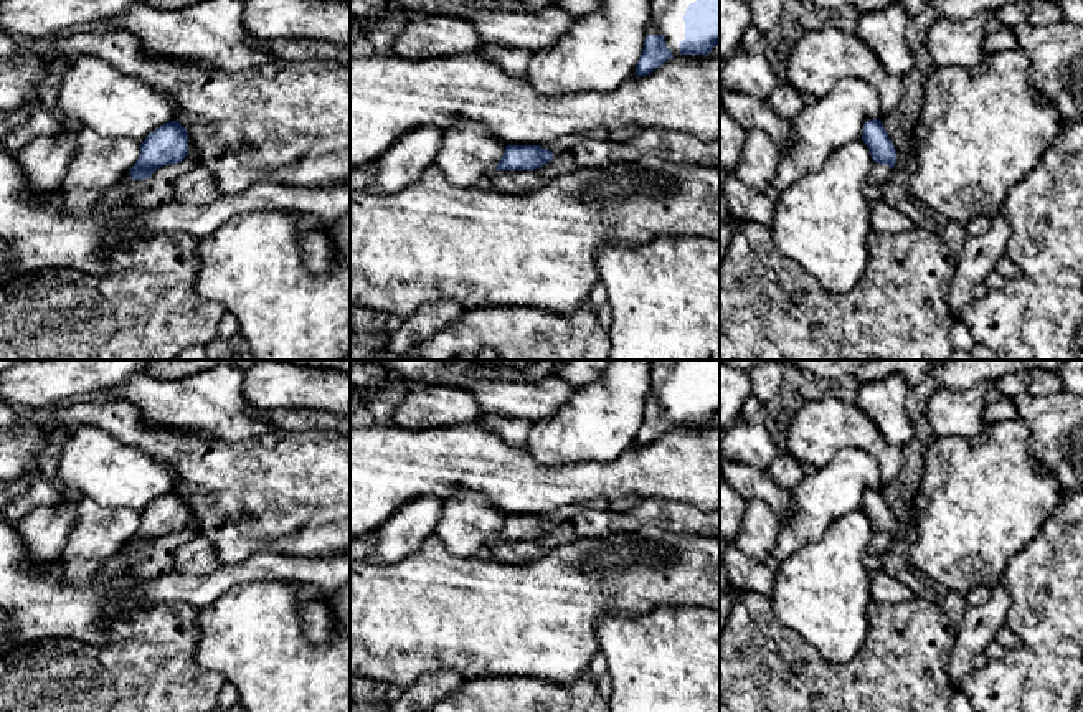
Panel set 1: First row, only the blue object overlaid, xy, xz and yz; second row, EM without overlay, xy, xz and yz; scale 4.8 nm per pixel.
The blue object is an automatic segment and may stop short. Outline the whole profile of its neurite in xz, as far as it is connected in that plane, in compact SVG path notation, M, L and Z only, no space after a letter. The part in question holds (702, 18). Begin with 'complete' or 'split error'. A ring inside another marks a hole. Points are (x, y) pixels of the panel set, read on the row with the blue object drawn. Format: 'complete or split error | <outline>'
split error | M650 0L650 21L636 76L677 55L707 55L720 43L720 0Z

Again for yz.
split error | M870 119L863 124L862 140L868 145L873 165L863 193L870 203L887 200L891 169L896 164L896 150L883 122Z

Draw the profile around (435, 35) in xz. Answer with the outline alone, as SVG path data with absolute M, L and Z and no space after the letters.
M428 13L409 25L395 40L391 51L400 58L442 58L467 55L482 46L475 25L471 20L444 13Z

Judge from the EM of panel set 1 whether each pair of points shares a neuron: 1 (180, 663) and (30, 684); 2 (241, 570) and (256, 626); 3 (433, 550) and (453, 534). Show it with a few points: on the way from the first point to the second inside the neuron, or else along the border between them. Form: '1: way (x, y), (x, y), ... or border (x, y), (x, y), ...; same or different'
1: way (142, 683), (68, 684); same
2: border (284, 582), (241, 582), (225, 590), (212, 603); different
3: border (433, 534), (454, 554), (477, 557); different

